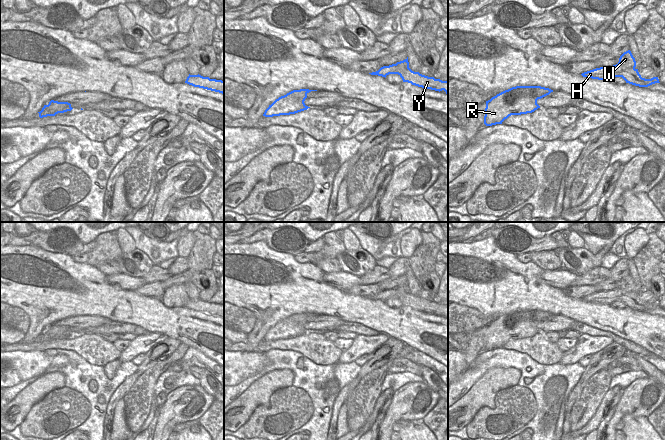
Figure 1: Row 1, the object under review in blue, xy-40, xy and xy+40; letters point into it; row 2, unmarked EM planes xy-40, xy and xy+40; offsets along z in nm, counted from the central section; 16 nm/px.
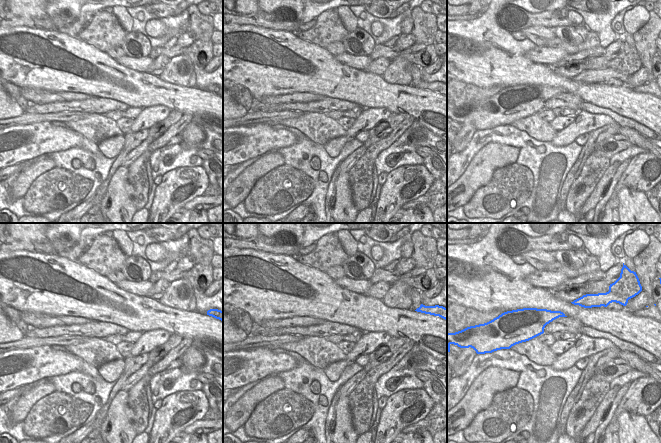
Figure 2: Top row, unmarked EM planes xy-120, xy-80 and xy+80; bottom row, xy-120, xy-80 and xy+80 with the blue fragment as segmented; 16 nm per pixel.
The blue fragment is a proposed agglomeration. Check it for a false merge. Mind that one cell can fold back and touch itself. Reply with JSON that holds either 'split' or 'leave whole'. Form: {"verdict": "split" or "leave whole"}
{"verdict": "split"}

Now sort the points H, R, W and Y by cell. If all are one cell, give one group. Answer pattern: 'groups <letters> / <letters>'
groups H R Y / W

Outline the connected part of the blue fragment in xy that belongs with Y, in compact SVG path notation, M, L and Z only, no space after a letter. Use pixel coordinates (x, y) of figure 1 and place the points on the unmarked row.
M402 286L383 290L378 295L369 298L385 302L389 298L398 298L402 302L403 306L408 306L418 311L439 316L444 314L446 318L448 318L448 305L442 305L440 303L435 303L434 301L422 299L419 296L414 296L410 292L406 292Z

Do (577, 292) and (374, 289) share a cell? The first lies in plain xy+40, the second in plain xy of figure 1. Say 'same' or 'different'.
same

